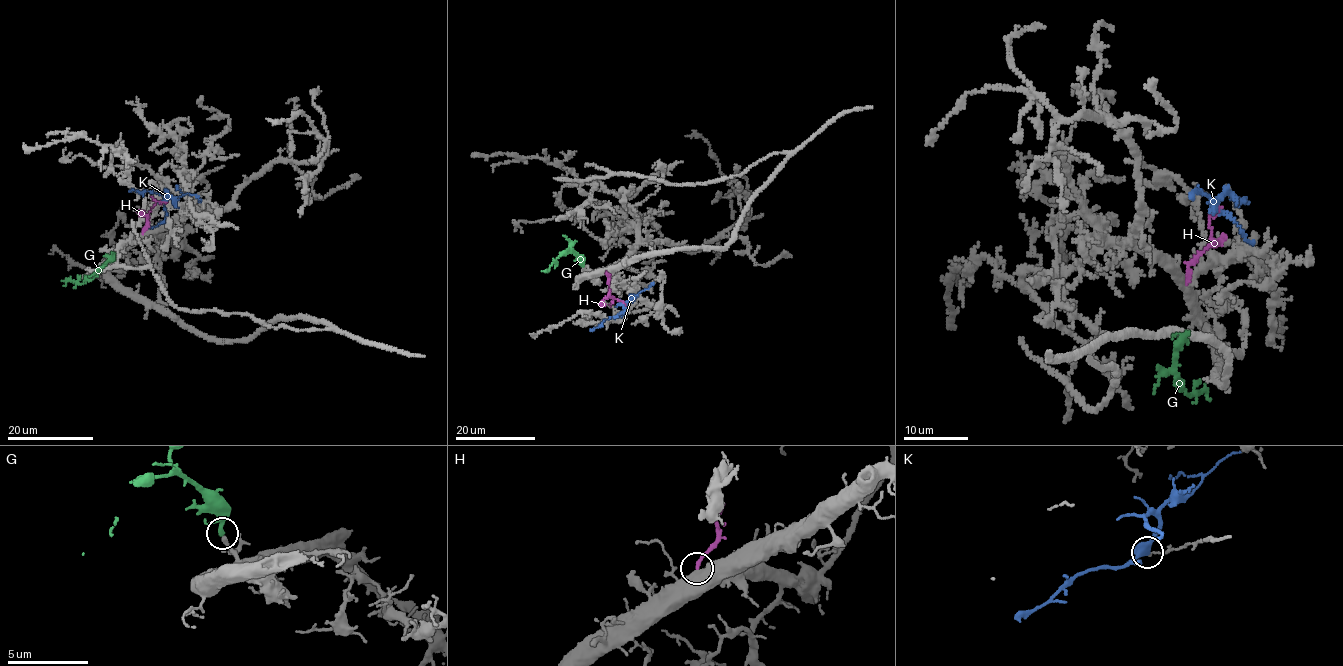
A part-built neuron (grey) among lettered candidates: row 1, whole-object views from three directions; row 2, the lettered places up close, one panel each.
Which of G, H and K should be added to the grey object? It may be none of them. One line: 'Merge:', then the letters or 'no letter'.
Merge: G

